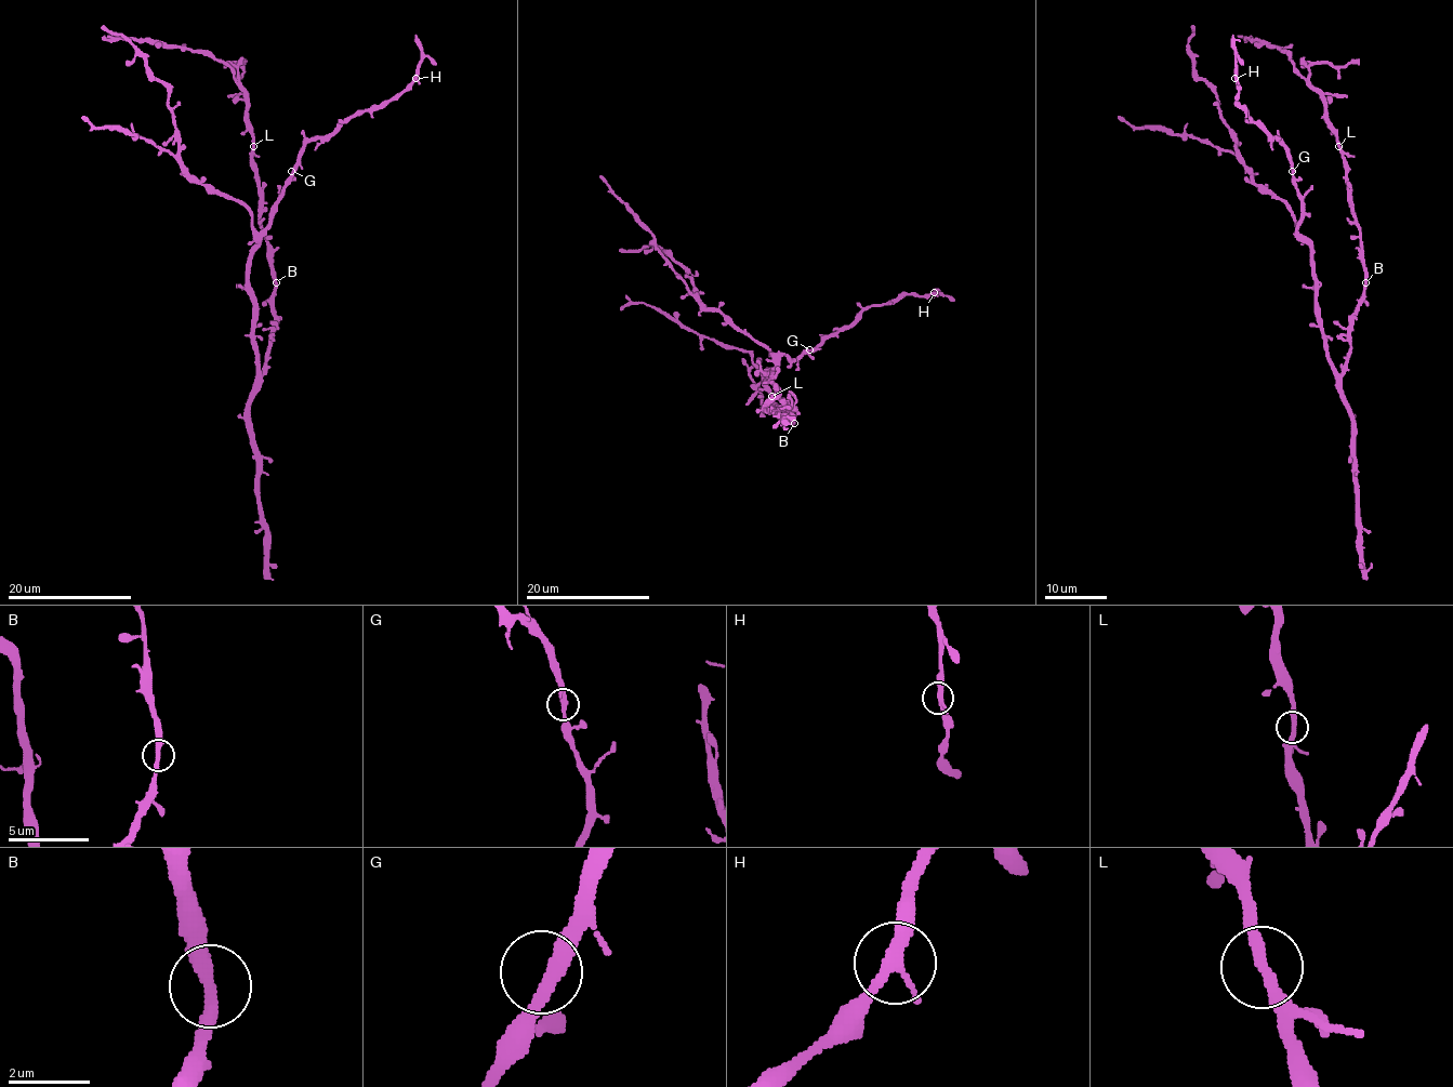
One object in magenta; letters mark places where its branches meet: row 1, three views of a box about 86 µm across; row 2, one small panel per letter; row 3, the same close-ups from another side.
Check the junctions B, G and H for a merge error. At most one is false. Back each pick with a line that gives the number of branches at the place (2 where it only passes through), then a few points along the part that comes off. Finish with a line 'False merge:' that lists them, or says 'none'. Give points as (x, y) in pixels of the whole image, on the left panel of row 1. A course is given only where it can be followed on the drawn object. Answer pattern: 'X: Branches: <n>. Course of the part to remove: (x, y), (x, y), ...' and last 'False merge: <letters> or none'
False merge: none

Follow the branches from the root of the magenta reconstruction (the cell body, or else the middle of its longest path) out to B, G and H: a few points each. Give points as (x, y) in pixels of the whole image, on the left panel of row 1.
B: (267, 363), (269, 331), (275, 321), (276, 282)
G: (267, 363), (261, 374), (253, 334), (253, 290), (248, 286), (248, 261), (250, 250), (264, 233), (291, 171)
H: (267, 363), (261, 374), (248, 286), (250, 250), (265, 229), (300, 150), (346, 120), (394, 100), (415, 78)

